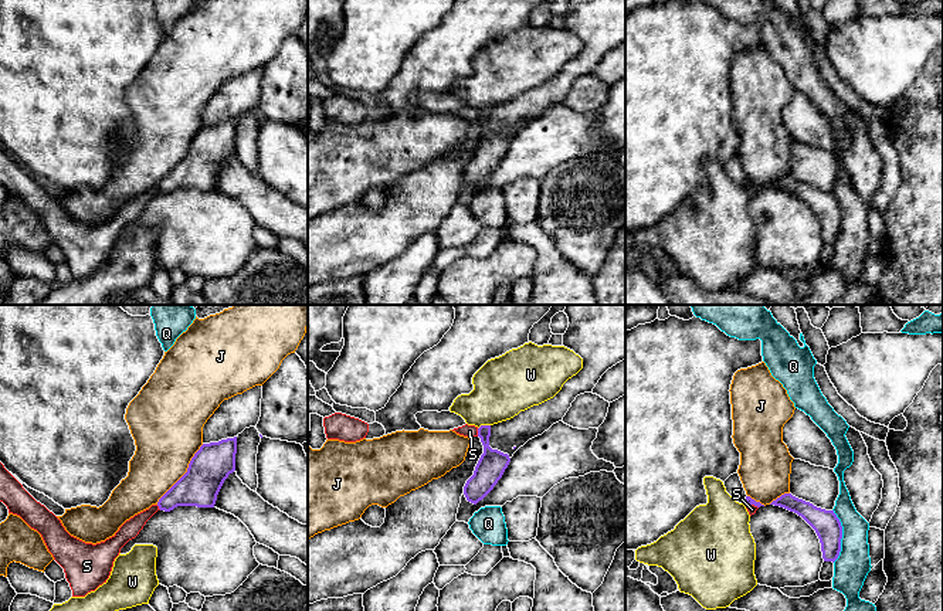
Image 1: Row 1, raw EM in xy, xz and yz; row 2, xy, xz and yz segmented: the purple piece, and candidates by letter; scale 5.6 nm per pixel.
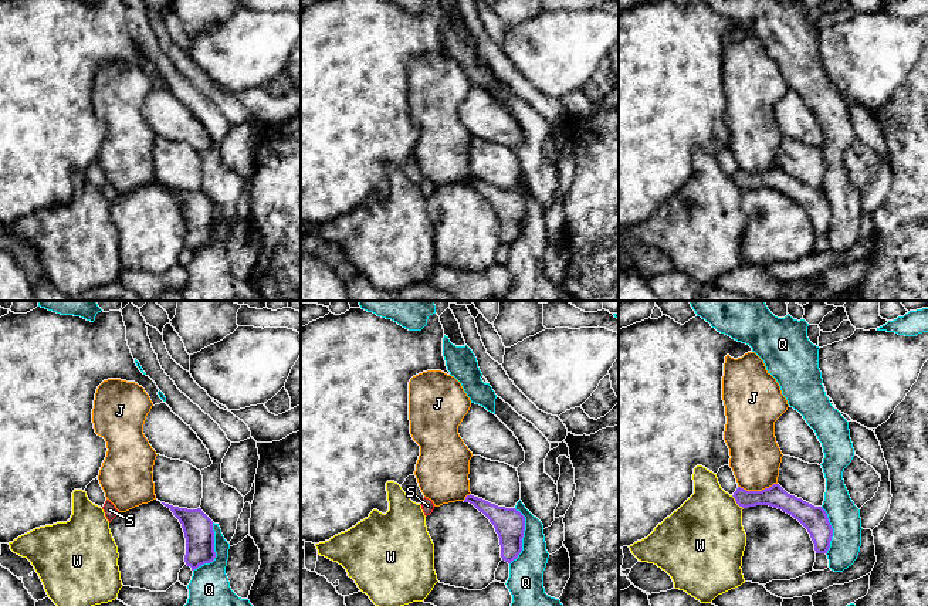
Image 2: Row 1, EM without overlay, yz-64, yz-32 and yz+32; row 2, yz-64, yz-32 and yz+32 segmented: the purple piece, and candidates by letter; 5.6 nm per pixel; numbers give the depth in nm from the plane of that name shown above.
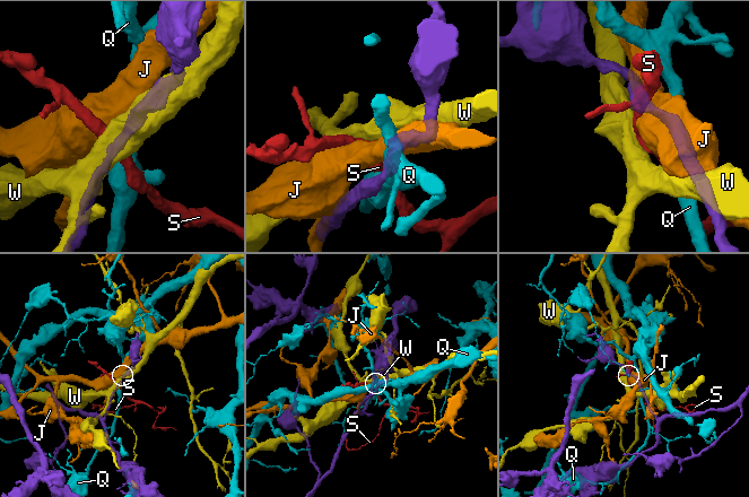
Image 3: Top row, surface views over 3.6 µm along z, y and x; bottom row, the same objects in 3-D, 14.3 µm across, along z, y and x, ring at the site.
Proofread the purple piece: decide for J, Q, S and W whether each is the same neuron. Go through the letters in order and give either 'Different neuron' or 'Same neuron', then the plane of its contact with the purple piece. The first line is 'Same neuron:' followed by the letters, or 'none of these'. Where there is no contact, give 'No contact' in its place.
Same neuron: none of these
J: Different neuron. Touches purple in xy
Q: Different neuron. Touches purple in yz
S: Different neuron. Touches purple in xz
W: Different neuron. Touches purple in xz

